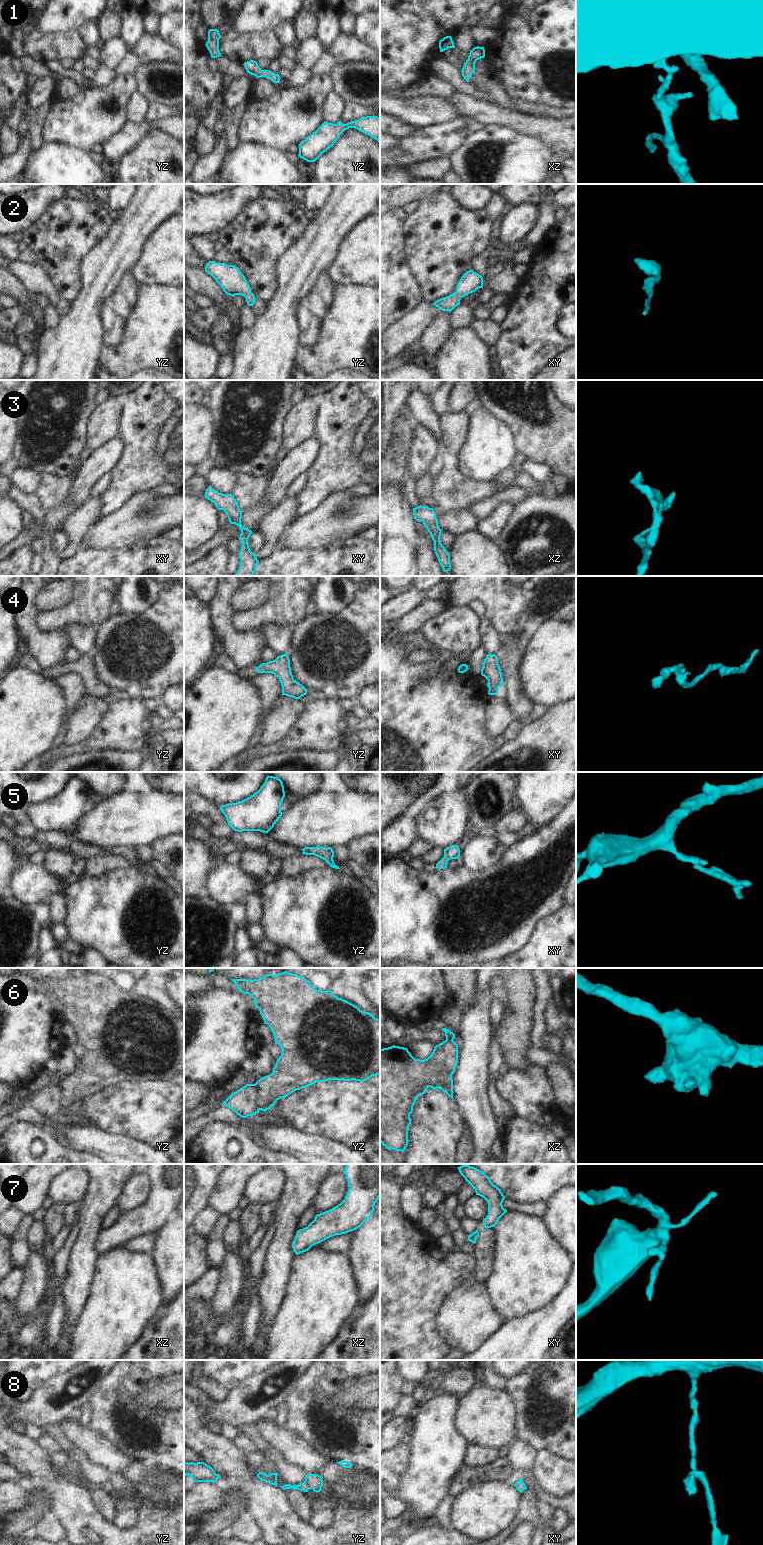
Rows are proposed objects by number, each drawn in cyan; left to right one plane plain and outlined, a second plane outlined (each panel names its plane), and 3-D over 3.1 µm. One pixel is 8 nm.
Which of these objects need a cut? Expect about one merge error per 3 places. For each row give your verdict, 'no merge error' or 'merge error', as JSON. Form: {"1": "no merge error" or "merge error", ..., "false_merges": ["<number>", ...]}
{"1": "no merge error", "2": "no merge error", "3": "no merge error", "4": "no merge error", "5": "no merge error", "6": "merge error", "7": "no merge error", "8": "merge error", "false_merges": ["6", "8"]}

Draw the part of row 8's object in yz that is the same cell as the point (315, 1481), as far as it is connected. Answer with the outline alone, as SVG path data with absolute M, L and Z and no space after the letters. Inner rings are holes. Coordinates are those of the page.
M307 1474L305 1481L314 1492L320 1492L323 1486L322 1477L318 1474Z

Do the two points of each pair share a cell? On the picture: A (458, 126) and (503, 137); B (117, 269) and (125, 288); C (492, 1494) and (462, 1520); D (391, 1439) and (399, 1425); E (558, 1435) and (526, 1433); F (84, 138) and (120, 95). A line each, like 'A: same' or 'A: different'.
A: different
B: different
C: same
D: same
E: same
F: same

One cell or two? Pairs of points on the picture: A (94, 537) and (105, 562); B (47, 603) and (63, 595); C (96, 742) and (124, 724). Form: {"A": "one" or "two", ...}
{"A": "two", "B": "one", "C": "one"}

